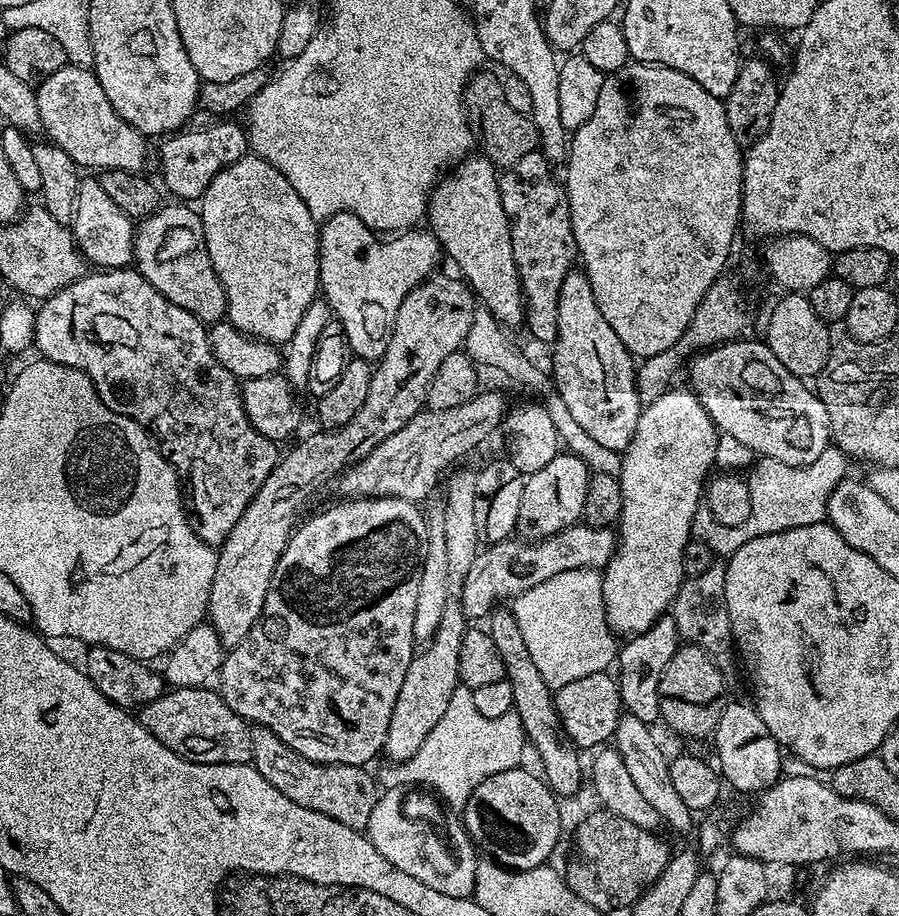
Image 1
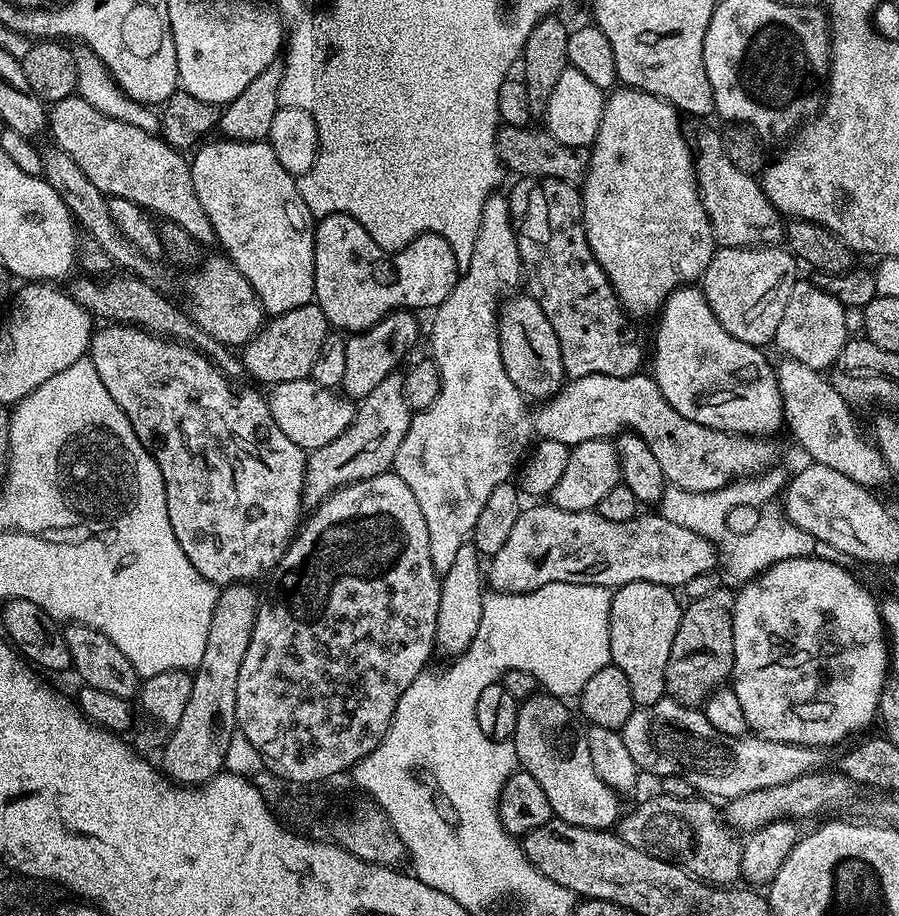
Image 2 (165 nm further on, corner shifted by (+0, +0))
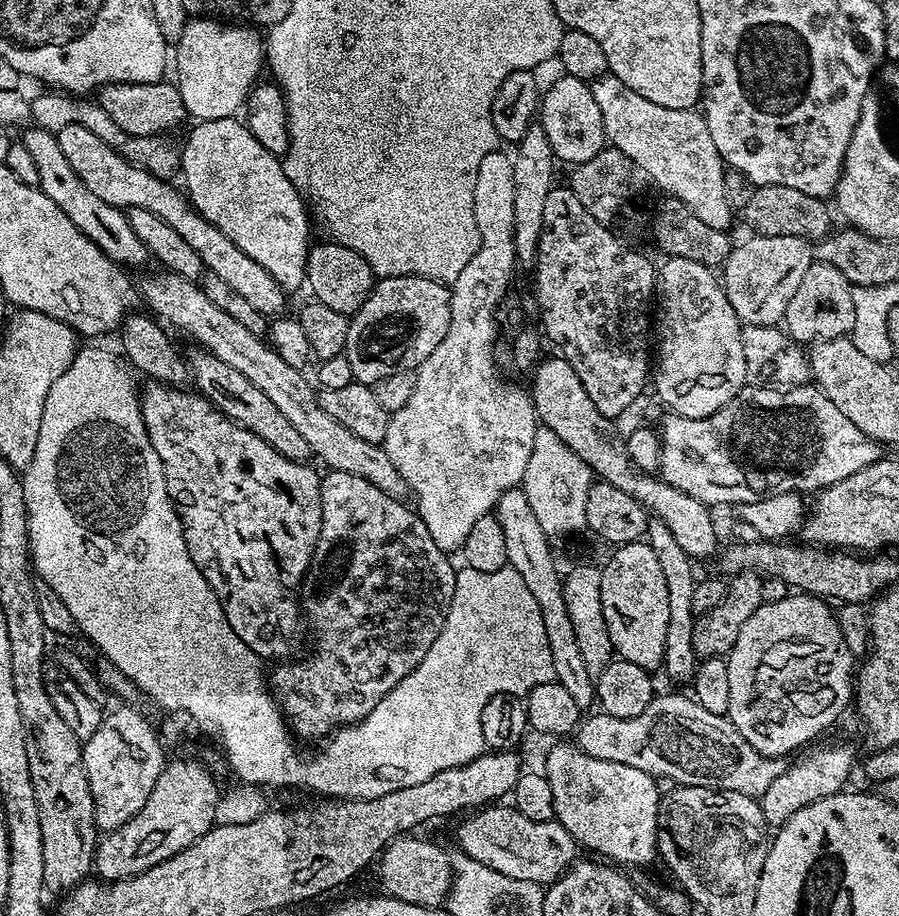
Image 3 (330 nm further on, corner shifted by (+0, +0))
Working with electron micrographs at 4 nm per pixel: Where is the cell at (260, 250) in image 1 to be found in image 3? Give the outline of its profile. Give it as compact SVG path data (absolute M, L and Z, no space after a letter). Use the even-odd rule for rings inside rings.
M236 116L201 120L191 126L192 133L182 144L180 167L183 187L192 207L218 226L218 230L222 230L222 234L238 246L238 250L250 254L250 258L254 258L254 262L258 262L258 266L262 266L262 270L266 270L266 274L270 274L270 278L274 278L285 293L292 294L295 288L303 289L308 274L310 212L301 189L288 175L285 165L276 161L279 160L277 153L266 150L266 146L254 138L247 123Z

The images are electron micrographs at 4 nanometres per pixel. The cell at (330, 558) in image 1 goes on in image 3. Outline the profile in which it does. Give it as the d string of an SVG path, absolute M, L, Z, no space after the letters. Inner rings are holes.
M329 471L327 475L320 482L322 530L318 534L318 542L312 555L312 561L308 563L308 573L304 575L298 589L298 603L303 619L306 621L307 627L309 624L313 634L316 635L316 653L305 664L281 663L277 667L281 668L273 676L271 673L270 676L270 691L291 735L296 738L301 736L304 740L317 740L317 742L331 737L333 732L347 725L366 718L366 714L370 714L370 710L374 710L374 706L378 706L378 702L382 702L382 698L386 698L386 694L396 691L398 682L402 682L402 678L411 676L414 666L418 666L418 662L422 662L422 658L426 658L426 650L430 650L430 646L434 646L434 638L438 638L438 634L444 629L444 619L454 598L457 574L457 569L452 568L451 562L448 561L451 560L449 553L438 550L438 546L434 546L434 538L430 538L430 530L426 530L426 522L422 522L420 513L409 505L408 509L404 505L403 499L378 490L366 478L358 478L354 474Z

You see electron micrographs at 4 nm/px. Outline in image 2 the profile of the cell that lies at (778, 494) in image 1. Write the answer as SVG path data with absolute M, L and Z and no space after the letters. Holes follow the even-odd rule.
M667 485L658 505L658 514L669 519L670 522L678 523L678 526L683 526L686 530L700 534L715 544L729 574L734 579L740 580L739 582L753 579L770 565L777 564L778 561L813 556L817 551L818 542L814 536L792 525L783 507L777 503L771 502L761 507L757 525L745 534L734 534L732 531L724 534L722 524L720 524L723 518L718 518L722 514L722 508L724 508L724 492L720 489L700 492Z

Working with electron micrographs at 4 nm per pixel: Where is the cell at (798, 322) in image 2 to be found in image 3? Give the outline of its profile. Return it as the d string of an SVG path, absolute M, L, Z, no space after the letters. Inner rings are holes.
M814 262L806 270L794 298L790 298L790 306L786 306L782 327L788 337L801 346L811 346L821 340L848 336L854 326L852 289L852 283L839 270L834 270L834 266Z

